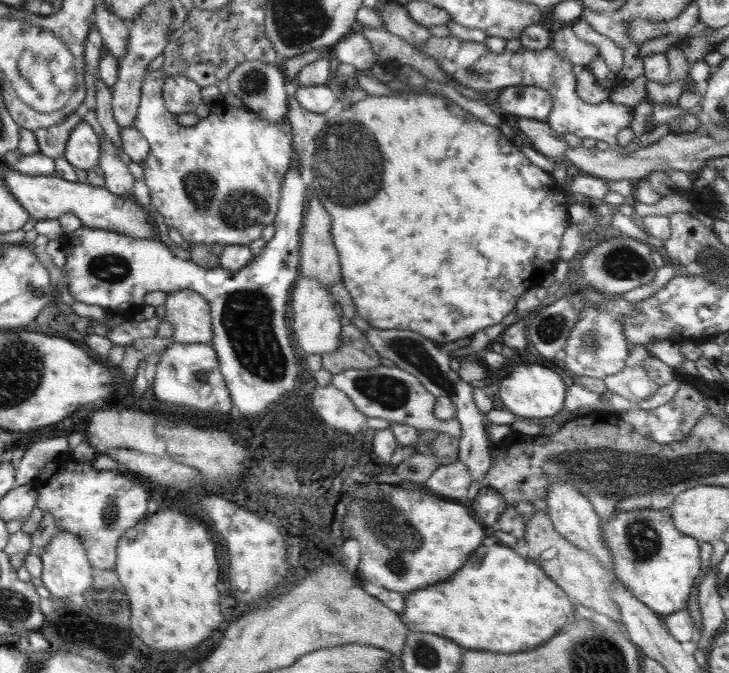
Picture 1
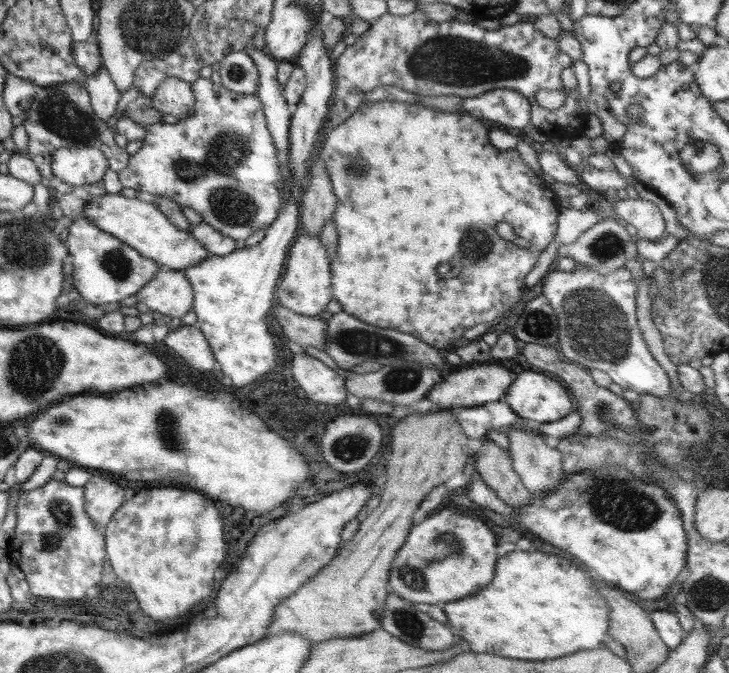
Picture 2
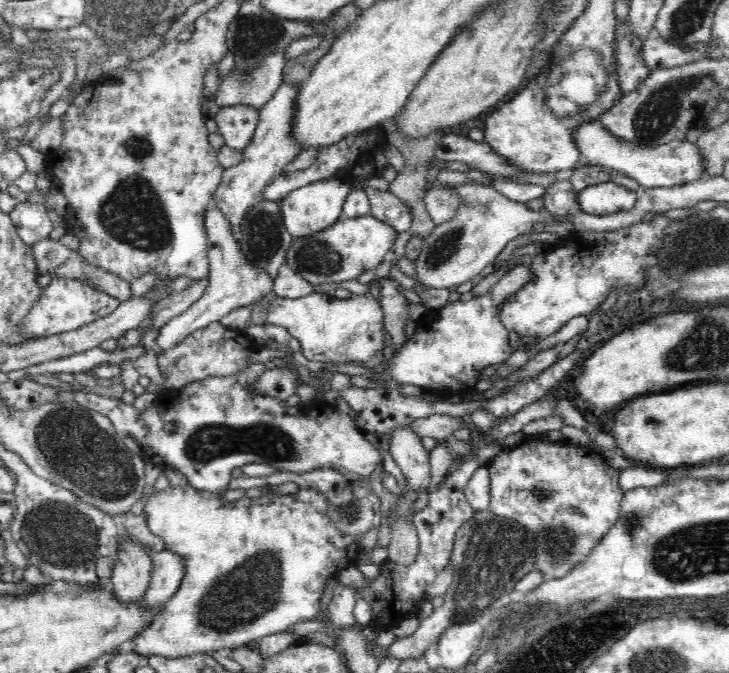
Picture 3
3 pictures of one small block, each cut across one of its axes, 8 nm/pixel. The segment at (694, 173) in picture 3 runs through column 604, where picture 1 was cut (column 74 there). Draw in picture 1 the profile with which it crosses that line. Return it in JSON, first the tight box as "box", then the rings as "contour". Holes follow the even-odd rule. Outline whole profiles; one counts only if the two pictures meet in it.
{"box":[64,119,101,171],"contour":[[[83,119],[69,134],[64,156],[75,169],[88,171],[99,166],[101,146],[99,136]]]}

